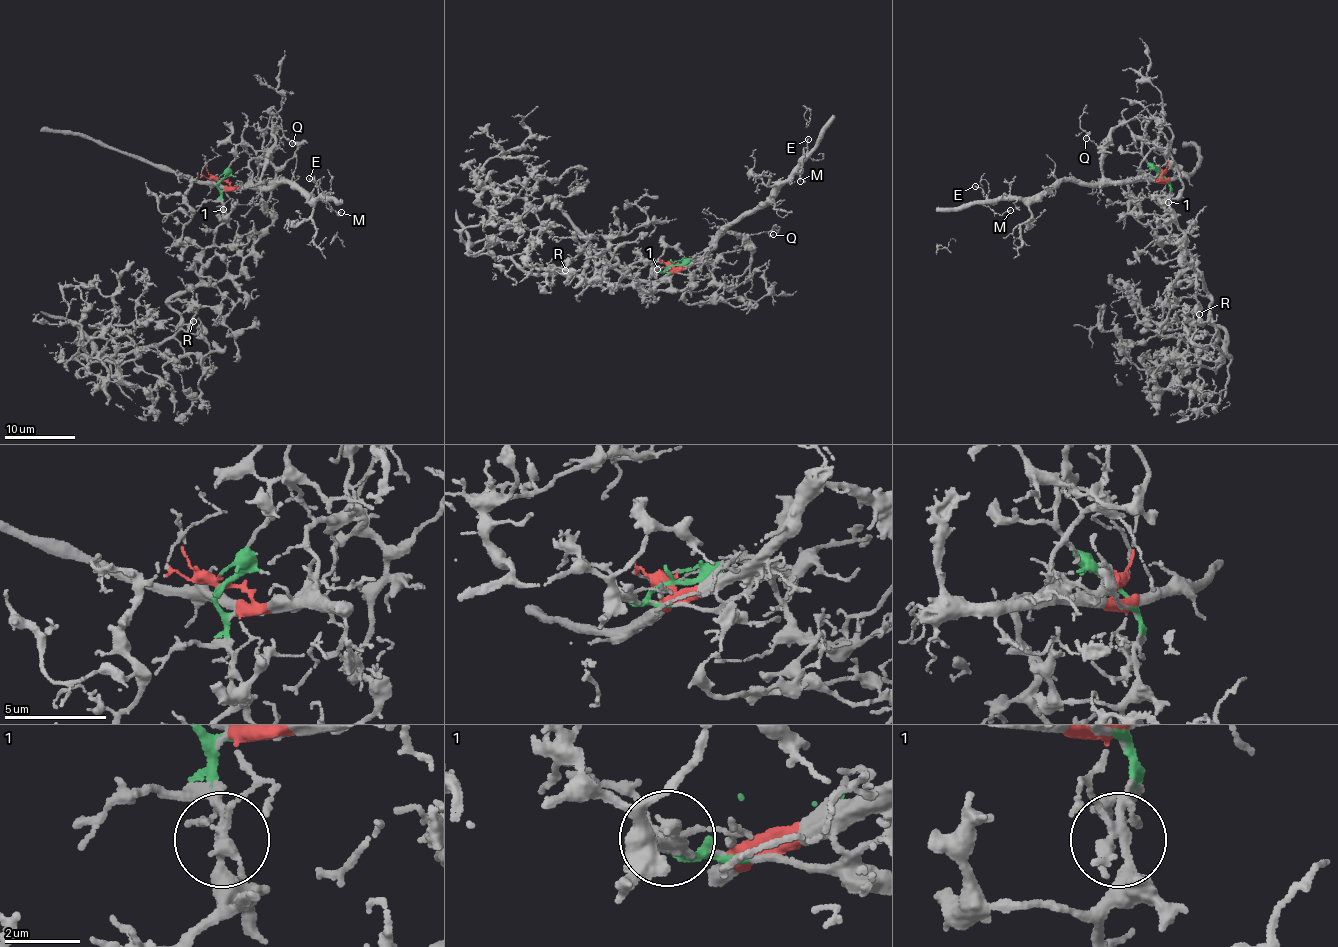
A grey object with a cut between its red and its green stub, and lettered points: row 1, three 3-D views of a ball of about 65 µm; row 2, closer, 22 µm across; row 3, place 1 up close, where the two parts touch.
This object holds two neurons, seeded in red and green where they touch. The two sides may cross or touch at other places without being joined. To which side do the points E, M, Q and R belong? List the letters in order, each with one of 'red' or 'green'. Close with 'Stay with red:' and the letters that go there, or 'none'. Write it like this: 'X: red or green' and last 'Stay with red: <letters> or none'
E: red
M: red
Q: red
R: green
Stay with red: E, M, Q

